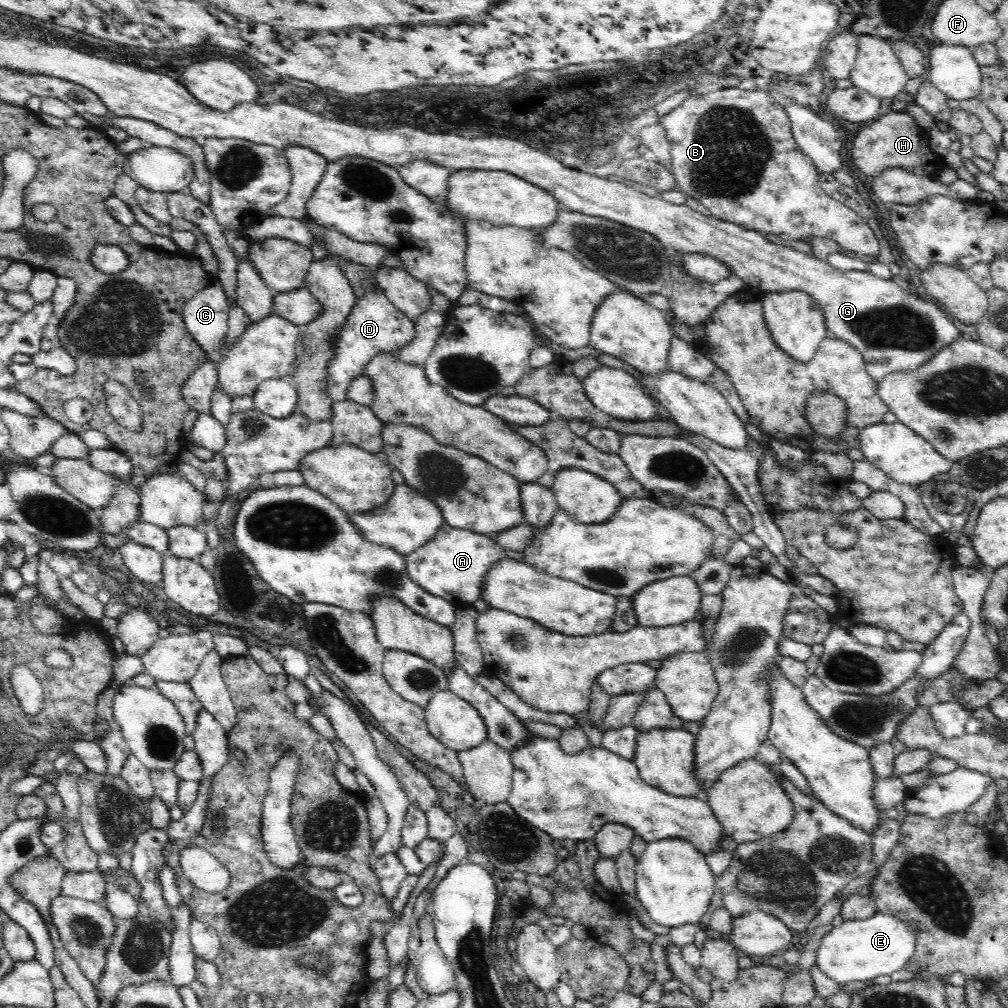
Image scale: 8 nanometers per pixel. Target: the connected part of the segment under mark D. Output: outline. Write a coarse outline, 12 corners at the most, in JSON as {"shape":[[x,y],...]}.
{"shape":[[361,282],[331,338],[323,382],[332,404],[376,356],[415,337],[414,321],[378,285]]}

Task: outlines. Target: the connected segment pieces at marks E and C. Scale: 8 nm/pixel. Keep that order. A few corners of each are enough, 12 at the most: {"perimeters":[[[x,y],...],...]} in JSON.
{"perimeters":[[[845,920],[815,965],[841,985],[904,969],[916,950],[906,922]],[[219,280],[182,307],[187,331],[219,363],[228,295]]]}

